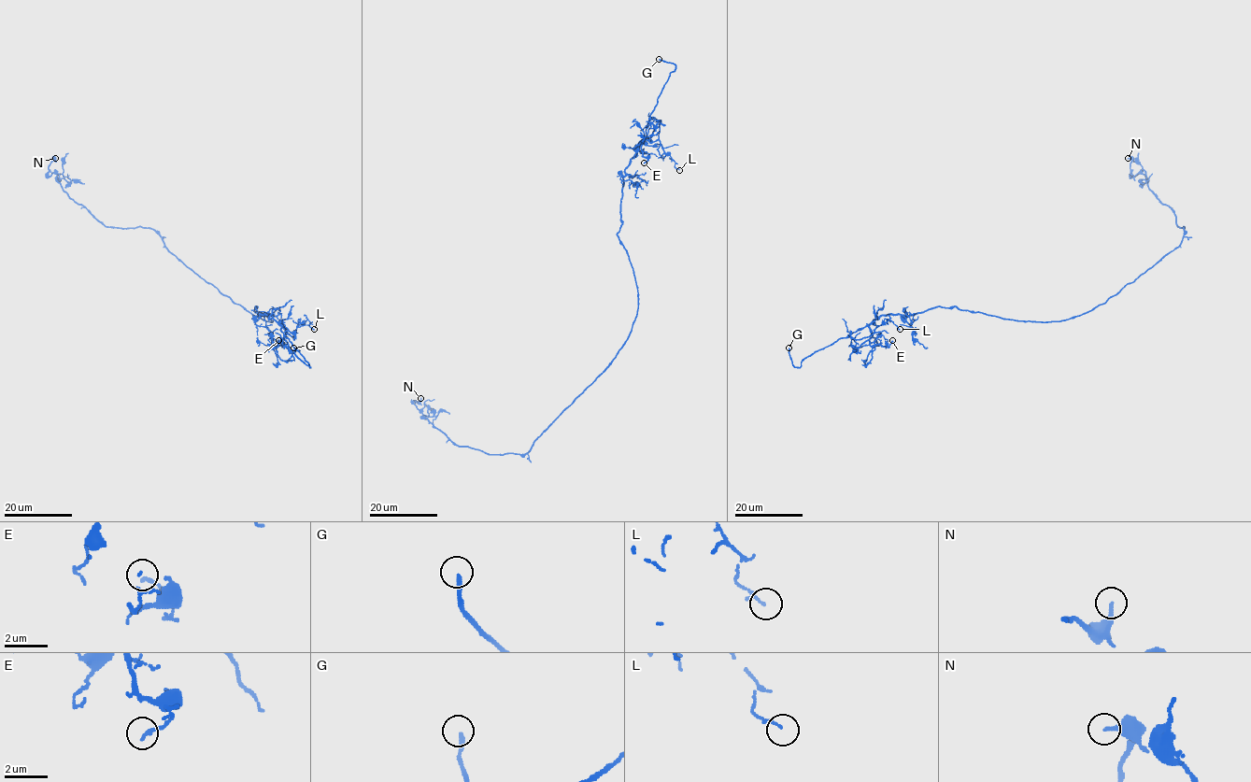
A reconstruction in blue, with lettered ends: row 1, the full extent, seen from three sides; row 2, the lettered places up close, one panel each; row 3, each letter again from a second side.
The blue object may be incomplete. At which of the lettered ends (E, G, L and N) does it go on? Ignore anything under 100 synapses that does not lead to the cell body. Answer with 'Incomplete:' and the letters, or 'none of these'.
Incomplete: G

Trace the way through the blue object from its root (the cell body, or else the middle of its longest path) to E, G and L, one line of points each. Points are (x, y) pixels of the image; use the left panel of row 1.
E: (260, 318), (273, 321), (255, 306), (259, 317), (270, 314), (284, 329), (276, 345), (282, 345), (278, 340)
G: (260, 318), (273, 321), (252, 310), (255, 306), (259, 317), (270, 314), (278, 322), (309, 367), (293, 348)
L: (260, 318), (273, 321), (252, 310), (255, 306), (259, 317), (270, 314), (291, 336), (306, 319), (314, 329)

